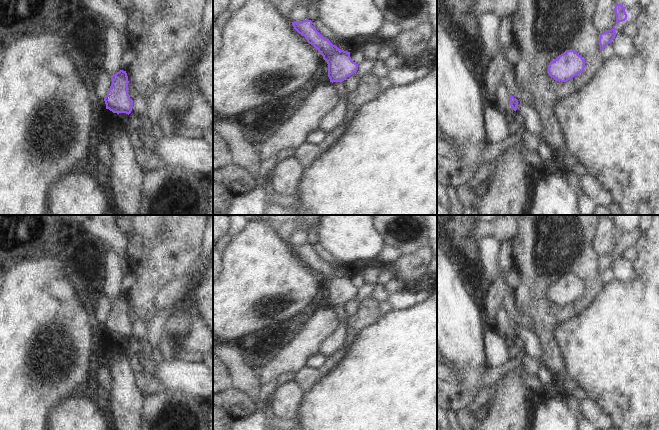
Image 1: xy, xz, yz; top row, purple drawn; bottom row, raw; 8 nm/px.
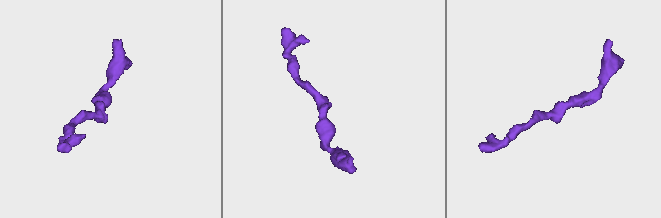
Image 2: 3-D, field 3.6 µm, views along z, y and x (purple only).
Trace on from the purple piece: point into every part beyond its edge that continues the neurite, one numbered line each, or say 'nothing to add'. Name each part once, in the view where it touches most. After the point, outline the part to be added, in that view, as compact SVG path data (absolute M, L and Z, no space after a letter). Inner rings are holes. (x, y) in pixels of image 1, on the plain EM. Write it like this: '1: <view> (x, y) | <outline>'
nothing to add

